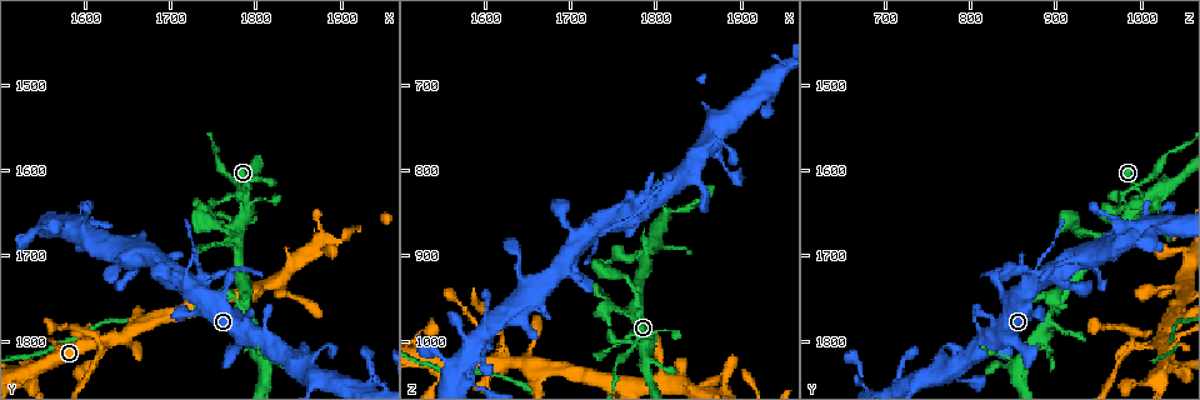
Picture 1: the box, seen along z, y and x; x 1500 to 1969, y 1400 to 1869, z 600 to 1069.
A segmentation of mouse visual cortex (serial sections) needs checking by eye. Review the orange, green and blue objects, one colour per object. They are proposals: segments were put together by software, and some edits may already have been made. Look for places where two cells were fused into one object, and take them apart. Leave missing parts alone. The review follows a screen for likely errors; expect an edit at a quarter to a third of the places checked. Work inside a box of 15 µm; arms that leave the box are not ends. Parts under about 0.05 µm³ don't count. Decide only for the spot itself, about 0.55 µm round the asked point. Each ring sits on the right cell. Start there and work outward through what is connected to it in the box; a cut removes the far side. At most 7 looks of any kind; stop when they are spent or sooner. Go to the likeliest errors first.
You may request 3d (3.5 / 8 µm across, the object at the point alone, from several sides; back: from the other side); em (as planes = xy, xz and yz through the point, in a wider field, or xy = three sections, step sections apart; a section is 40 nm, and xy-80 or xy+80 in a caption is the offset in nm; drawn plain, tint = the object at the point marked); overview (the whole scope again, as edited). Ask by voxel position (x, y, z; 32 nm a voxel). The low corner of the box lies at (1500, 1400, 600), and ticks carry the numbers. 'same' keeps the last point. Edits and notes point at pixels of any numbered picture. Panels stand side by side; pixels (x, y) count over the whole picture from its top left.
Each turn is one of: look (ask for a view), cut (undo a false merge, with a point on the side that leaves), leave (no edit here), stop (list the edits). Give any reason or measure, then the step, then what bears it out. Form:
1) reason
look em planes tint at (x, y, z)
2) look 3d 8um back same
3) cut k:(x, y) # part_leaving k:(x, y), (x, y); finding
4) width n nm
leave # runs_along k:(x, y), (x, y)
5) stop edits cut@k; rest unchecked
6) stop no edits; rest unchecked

look 3d 3.5um at (1785, 1645, 980)

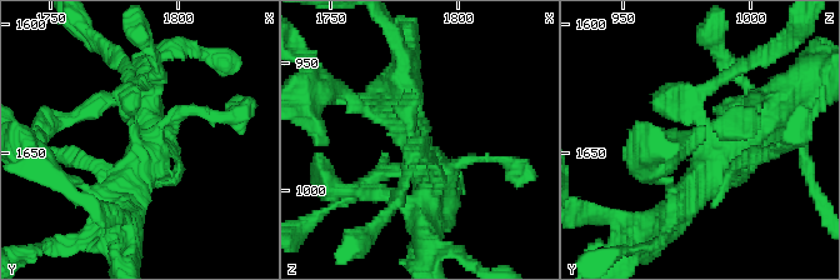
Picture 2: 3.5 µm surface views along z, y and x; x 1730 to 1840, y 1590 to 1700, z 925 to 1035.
need the tissue
look em xy step 1 tint at (1783, 1643, 981)

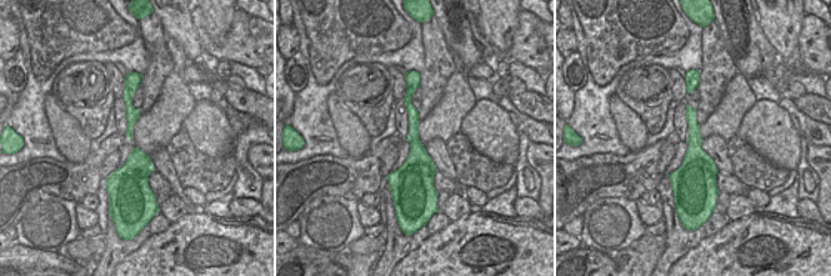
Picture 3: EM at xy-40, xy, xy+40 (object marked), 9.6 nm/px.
cut 2:(123, 69) # part_leaving 2:(698, 109), (708, 86), (781, 40); a second cell is stuck on

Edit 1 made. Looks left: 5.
arms part here
look em planes tint at (1620, 1810, 995)

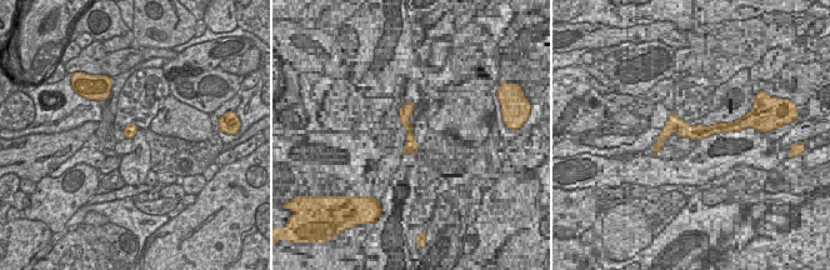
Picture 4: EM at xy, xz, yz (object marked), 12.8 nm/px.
look 3d 3.5um same

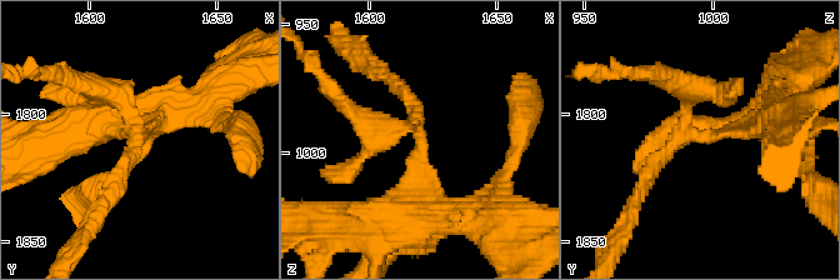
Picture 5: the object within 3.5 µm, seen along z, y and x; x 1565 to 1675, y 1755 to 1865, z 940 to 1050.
arm_widths 200, 200, 300 nm
leave # continuous, no second cell

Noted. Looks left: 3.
look 3d 8um at (1575, 1665, 995)

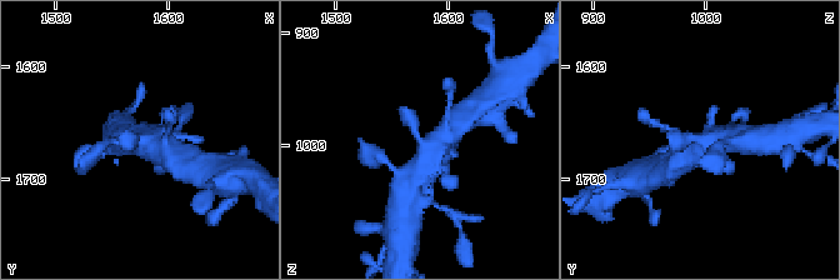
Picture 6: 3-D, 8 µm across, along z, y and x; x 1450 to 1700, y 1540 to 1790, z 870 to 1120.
closer look
look 3d 3.5um back at (1576, 1666, 996)

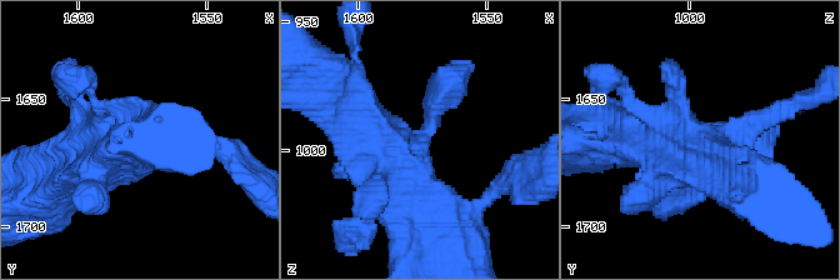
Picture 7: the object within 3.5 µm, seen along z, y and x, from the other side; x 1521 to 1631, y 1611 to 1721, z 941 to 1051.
now the EM
look em xy step 3 tint same

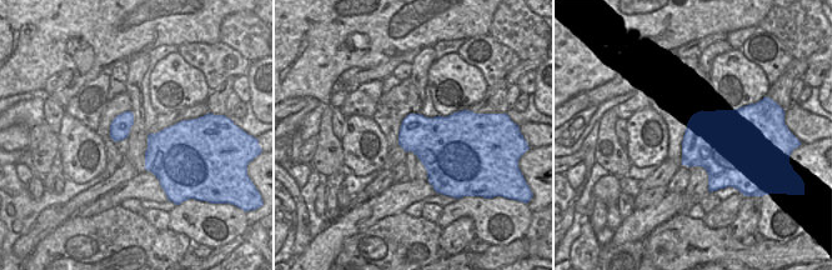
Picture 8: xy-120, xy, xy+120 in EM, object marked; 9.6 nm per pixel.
leave # runs_along 7:(335, 100), (398, 164), (431, 225); continuous, no second cell

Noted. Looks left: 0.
stop edits cut@2; rest unchecked

